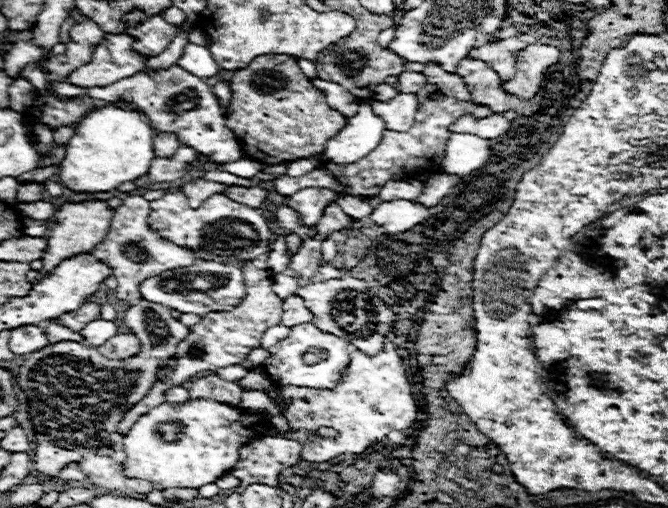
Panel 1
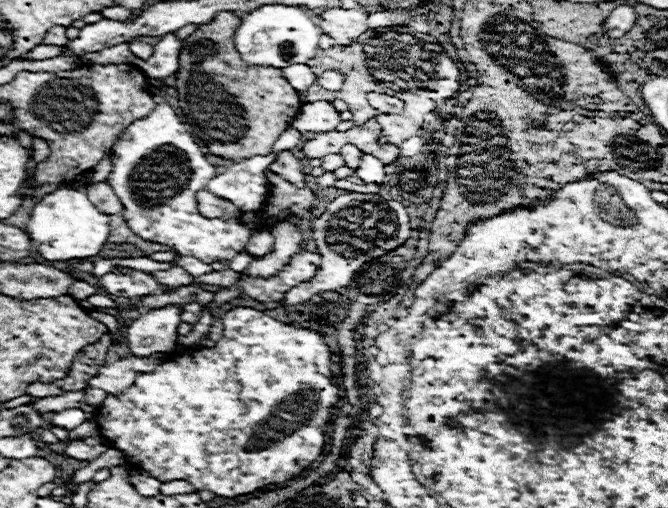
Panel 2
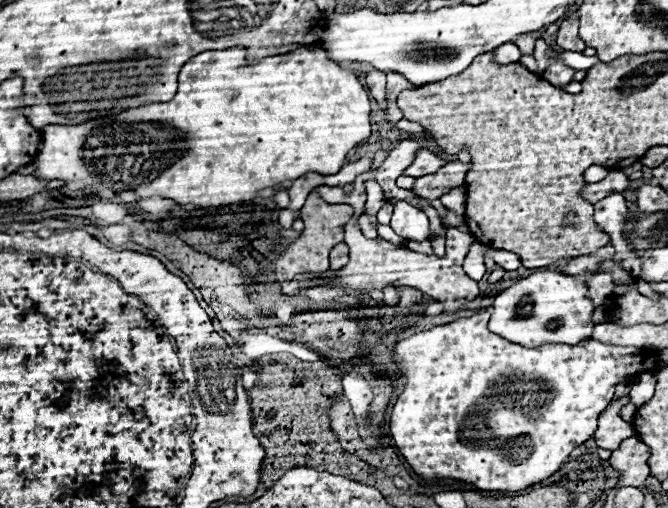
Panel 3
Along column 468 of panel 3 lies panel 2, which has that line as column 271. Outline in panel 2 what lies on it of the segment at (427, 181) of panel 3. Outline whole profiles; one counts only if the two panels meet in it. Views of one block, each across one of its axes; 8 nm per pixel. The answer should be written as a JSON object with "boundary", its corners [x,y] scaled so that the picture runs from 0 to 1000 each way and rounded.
{"boundary":[[[437,295],[416,299],[413,315],[404,323],[404,335],[419,343],[425,354],[431,354],[443,366],[458,366],[458,343],[455,343],[452,315]]]}

